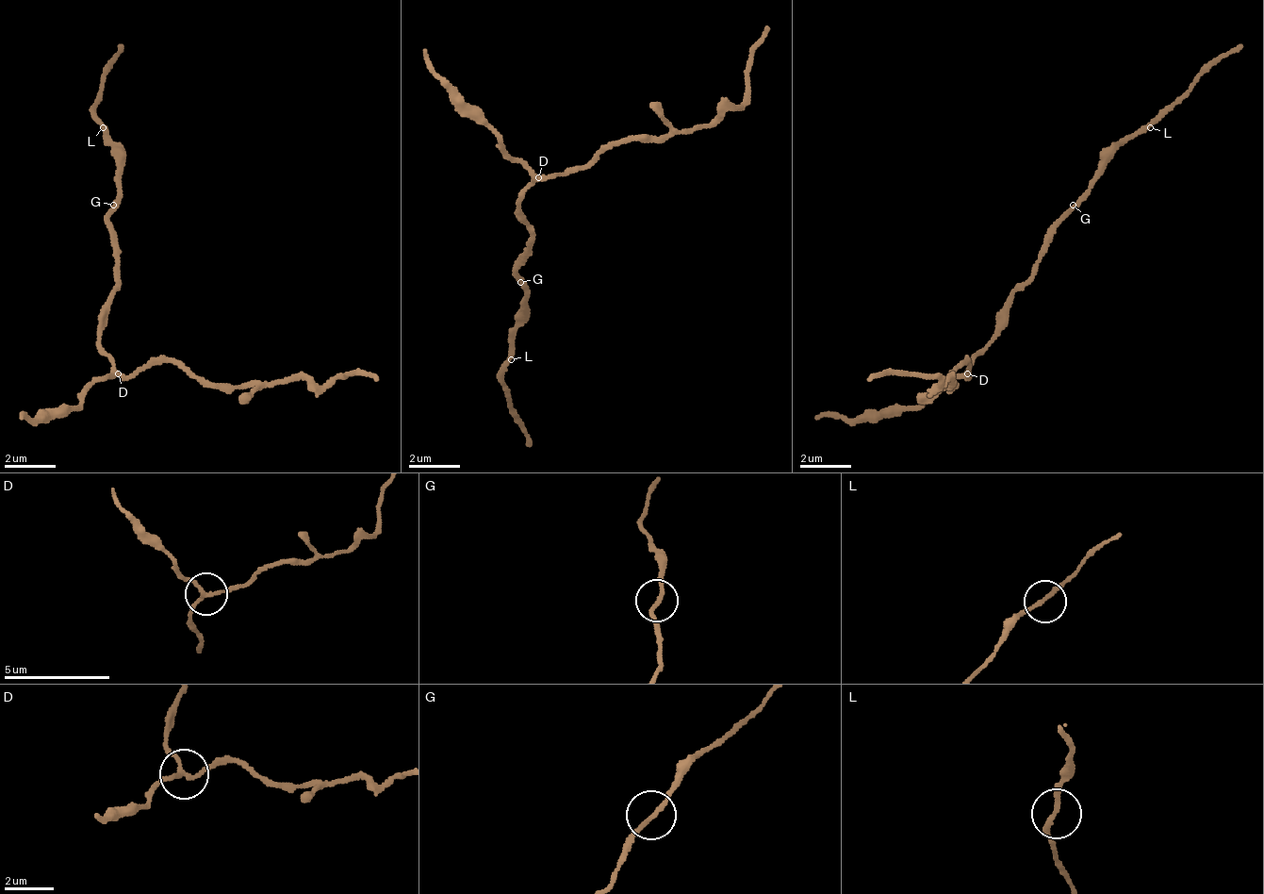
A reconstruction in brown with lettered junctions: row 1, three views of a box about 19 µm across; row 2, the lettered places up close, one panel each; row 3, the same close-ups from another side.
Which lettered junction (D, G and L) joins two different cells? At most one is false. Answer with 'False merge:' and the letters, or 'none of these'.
False merge: D

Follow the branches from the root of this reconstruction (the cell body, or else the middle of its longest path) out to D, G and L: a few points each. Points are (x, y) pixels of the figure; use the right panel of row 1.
D: (1006, 327), (984, 346), (968, 372)
G: (1006, 327), (1006, 295), (1034, 269), (1046, 230), (1073, 205)
L: (1006, 327), (1006, 295), (1034, 269), (1046, 230), (1080, 198), (1087, 179), (1124, 140), (1143, 134), (1150, 127)

